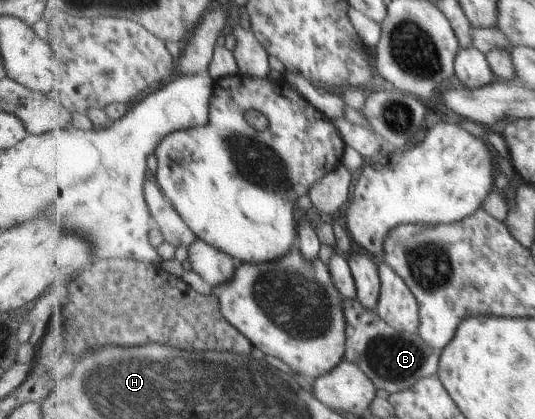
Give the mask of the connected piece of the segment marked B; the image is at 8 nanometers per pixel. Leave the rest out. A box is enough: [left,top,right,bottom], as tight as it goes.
[343,299,442,394]

